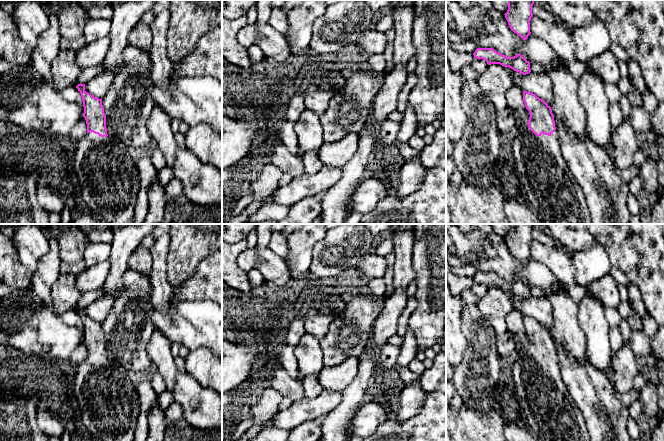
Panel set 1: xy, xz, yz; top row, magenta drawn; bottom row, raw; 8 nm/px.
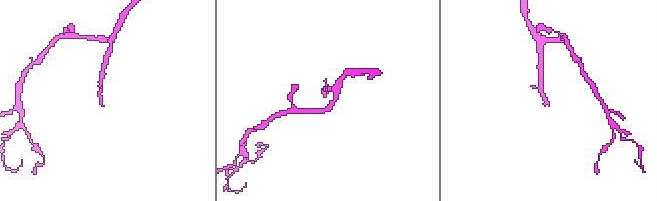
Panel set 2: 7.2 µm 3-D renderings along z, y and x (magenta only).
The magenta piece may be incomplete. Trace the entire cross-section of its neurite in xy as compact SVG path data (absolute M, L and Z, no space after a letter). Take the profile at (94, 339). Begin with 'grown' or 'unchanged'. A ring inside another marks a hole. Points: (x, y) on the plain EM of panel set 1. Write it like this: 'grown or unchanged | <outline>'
grown | M85 308L76 310L81 318L87 357L78 365L74 393L80 410L81 423L89 436L99 441L134 441L140 412L136 390L137 380L124 368L108 360L102 323L85 315Z

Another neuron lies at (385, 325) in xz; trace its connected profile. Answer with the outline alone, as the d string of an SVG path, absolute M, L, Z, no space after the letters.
M406 289L397 290L384 299L382 310L372 326L367 351L376 354L377 350L396 334L399 317L408 299Z

